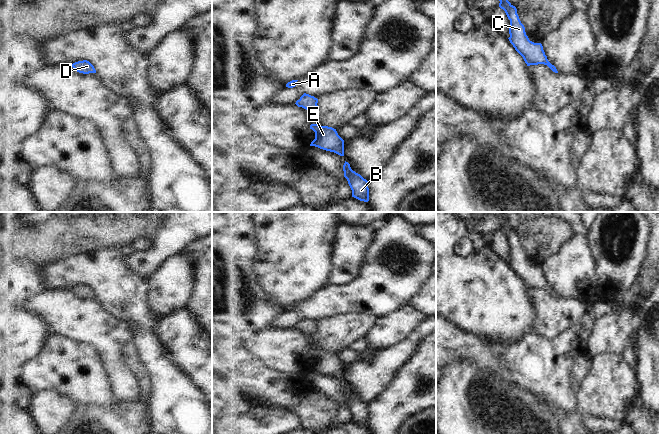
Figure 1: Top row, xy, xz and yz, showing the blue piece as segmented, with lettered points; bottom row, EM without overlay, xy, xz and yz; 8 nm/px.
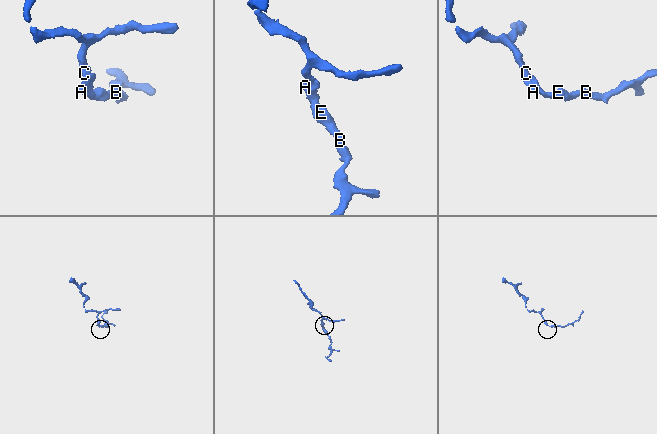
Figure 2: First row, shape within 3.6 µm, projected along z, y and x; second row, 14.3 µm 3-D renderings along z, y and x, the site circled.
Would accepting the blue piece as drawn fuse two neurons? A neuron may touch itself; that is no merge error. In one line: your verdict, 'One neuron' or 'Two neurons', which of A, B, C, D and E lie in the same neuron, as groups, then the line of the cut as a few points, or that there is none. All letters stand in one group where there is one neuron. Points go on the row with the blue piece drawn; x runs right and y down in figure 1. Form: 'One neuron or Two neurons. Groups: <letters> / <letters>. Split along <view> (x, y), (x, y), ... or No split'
One neuron. Groups: A B C D E. No split.

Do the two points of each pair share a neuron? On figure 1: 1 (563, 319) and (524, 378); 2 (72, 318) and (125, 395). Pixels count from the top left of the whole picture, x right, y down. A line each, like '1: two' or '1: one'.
1: two
2: one

